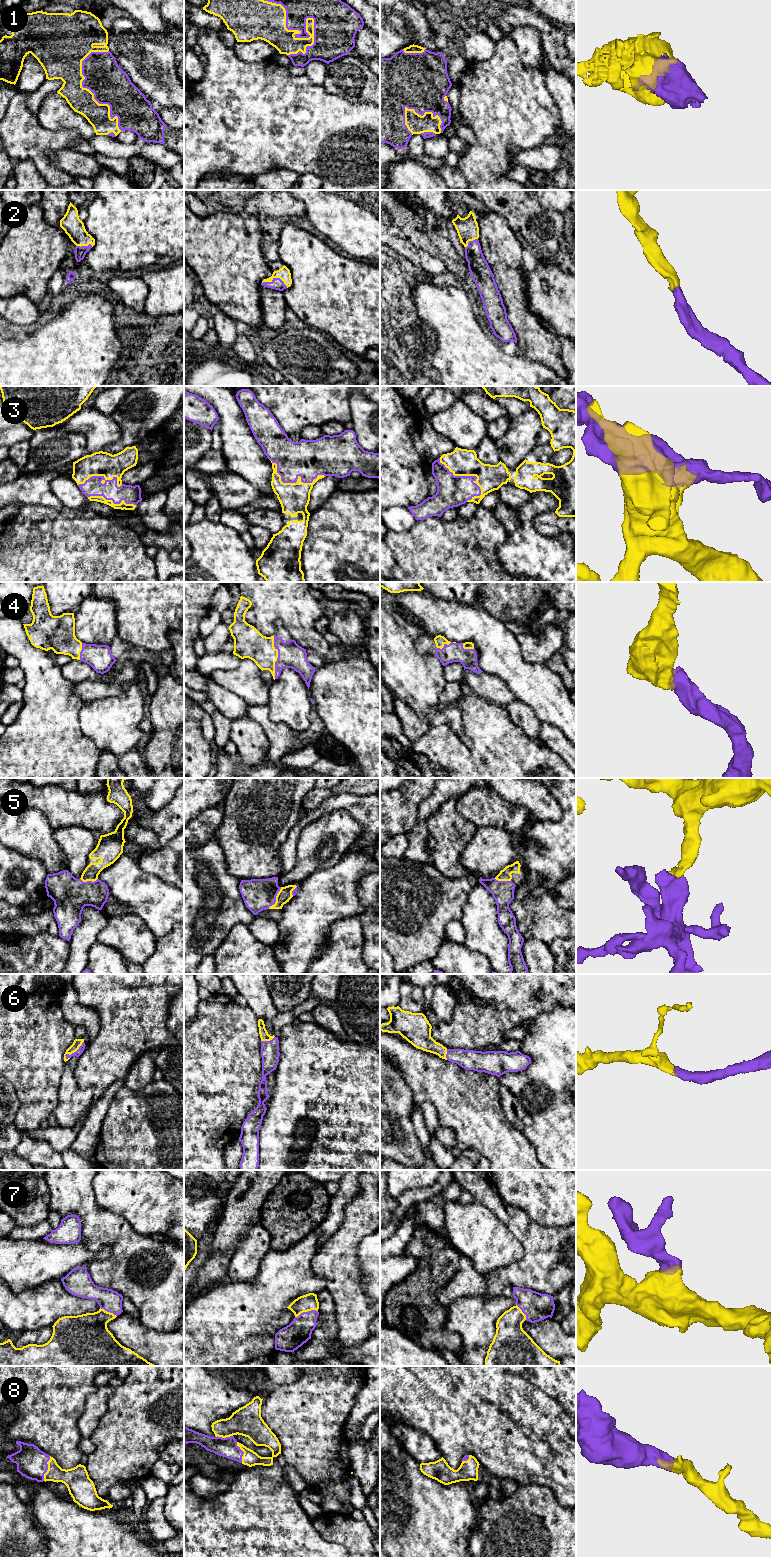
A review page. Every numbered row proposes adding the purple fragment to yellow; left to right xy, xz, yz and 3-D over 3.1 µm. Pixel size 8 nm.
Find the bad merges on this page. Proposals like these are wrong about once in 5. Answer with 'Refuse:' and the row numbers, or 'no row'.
Refuse: no row

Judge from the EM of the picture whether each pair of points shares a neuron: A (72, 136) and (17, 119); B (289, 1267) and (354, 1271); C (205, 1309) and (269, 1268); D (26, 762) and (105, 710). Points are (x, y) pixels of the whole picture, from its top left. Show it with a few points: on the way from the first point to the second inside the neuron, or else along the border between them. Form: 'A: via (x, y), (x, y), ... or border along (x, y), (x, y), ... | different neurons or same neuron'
A: via (58, 138), (36, 138), (31, 133) | same neuron
B: border along (319, 1247), (311, 1270), (325, 1281), (325, 1287) | different neurons
C: via (223, 1309), (236, 1309), (261, 1286) | same neuron
D: border along (84, 704), (79, 713), (79, 726), (95, 744) | different neurons

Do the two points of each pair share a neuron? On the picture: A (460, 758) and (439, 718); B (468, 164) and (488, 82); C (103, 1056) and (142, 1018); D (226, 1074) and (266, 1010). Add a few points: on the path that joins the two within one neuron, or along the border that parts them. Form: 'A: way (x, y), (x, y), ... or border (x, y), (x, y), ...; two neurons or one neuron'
A: border (428, 723), (447, 723), (461, 737); two neurons
B: way (488, 144), (488, 102); one neuron
C: way (113, 1047), (132, 1028); one neuron
D: border (247, 1005), (258, 1019); two neurons

